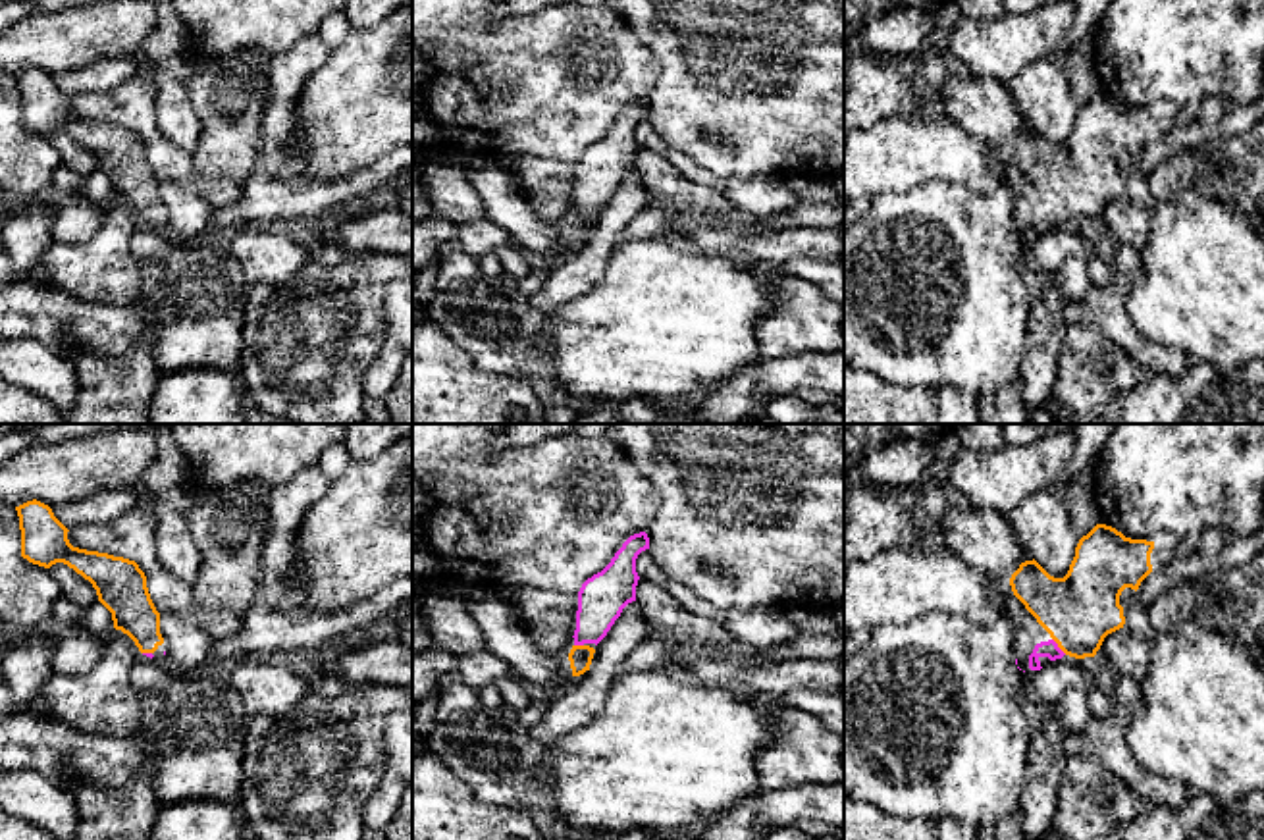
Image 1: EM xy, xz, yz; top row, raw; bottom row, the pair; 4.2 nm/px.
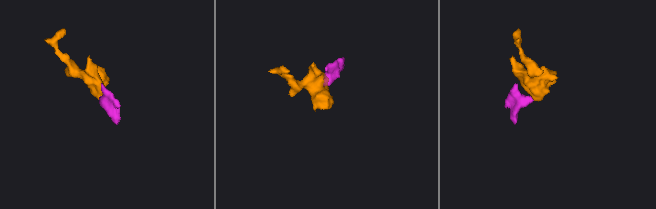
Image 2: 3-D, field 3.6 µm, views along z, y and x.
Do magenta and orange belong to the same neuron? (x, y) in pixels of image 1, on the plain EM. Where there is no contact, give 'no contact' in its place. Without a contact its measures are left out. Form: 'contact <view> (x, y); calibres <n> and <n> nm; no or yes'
contact yz (1056, 214); calibres 70 and 300 nm; yes

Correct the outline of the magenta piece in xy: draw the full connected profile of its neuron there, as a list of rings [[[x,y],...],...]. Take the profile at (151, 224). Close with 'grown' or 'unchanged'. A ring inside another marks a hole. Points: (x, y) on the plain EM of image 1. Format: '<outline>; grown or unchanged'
[[[37,67],[15,75],[21,98],[21,125],[50,137],[64,131],[96,158],[98,170],[112,181],[114,197],[127,202],[146,225],[164,212],[146,144],[135,129],[73,116],[67,96],[52,77]]]; grown

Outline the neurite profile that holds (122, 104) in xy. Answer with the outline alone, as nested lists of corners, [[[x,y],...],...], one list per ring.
[[[145,71],[112,89],[83,92],[67,100],[73,116],[108,121],[135,129],[146,144],[150,168],[160,183],[200,181],[200,193],[214,208],[239,204],[245,198],[245,183],[202,177],[193,164],[193,154],[171,144],[156,125],[156,85]]]

